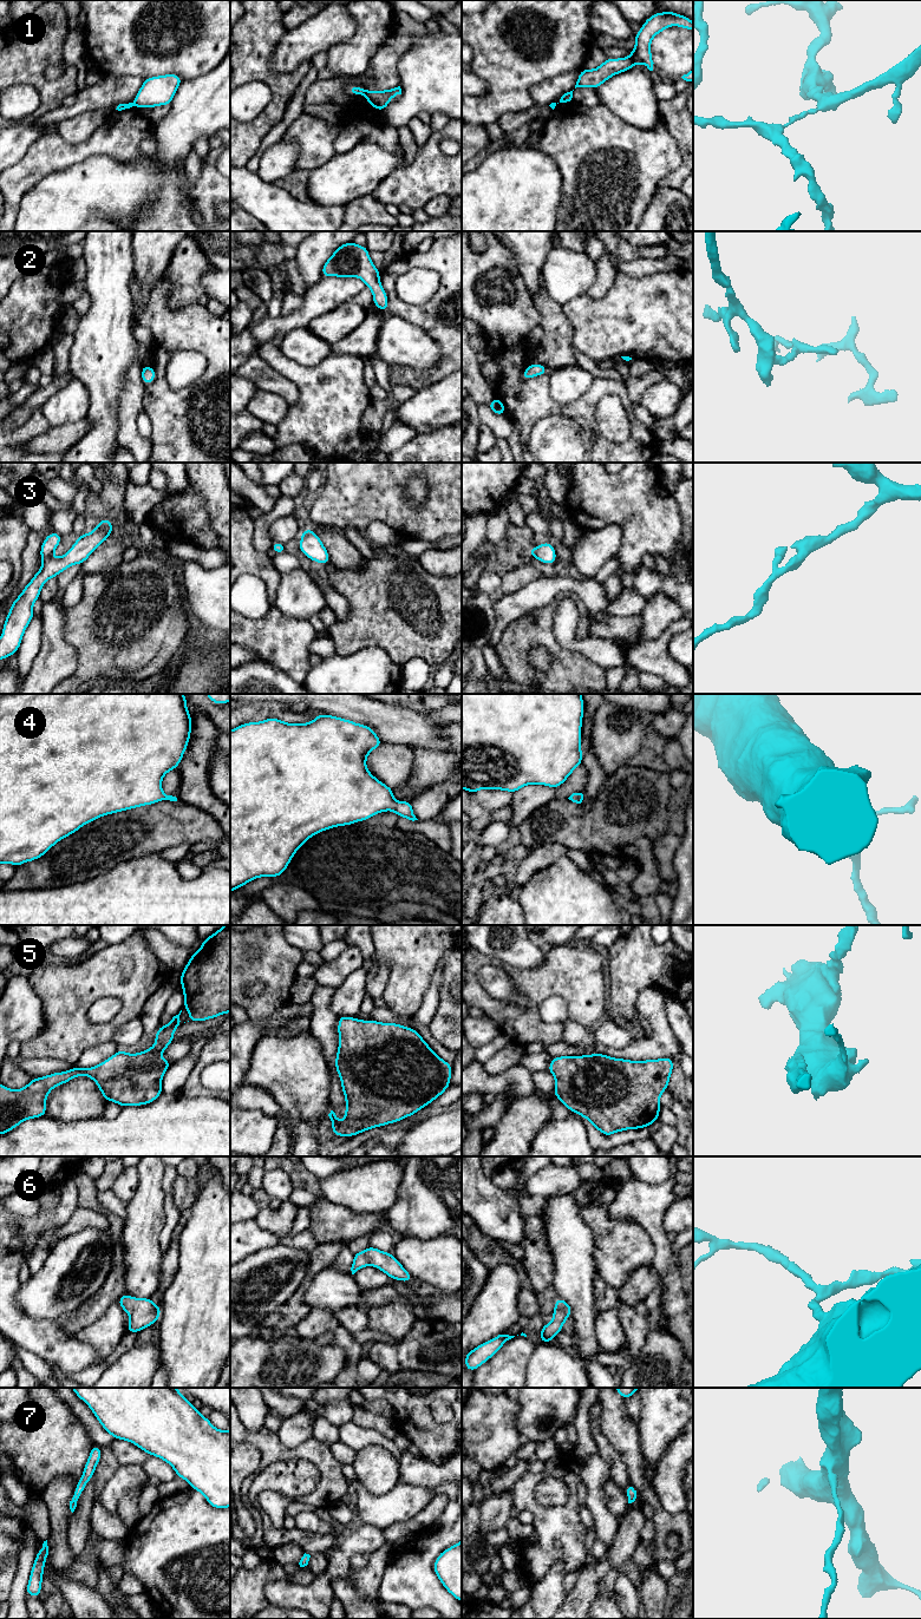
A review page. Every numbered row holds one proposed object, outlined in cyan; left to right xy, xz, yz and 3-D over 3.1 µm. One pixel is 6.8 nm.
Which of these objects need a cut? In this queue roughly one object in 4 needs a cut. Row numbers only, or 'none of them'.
1

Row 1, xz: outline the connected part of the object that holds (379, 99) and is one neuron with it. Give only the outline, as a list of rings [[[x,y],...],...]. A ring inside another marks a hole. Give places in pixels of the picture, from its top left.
[[[400,86],[385,91],[366,91],[365,93],[367,103],[378,111],[383,111],[390,100],[398,94],[401,94]]]

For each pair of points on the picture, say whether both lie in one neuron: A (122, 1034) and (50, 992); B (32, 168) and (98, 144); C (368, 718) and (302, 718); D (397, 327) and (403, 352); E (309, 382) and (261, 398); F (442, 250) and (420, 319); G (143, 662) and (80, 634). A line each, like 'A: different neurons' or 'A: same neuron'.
A: different neurons
B: same neuron
C: different neurons
D: same neuron
E: different neurons
F: same neuron
G: same neuron

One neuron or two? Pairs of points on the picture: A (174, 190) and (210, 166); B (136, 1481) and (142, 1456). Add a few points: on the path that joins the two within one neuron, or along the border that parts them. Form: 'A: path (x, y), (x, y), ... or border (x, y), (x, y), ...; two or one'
A: path (184, 188), (196, 188), (207, 177); one
B: border (121, 1463), (141, 1466); two

